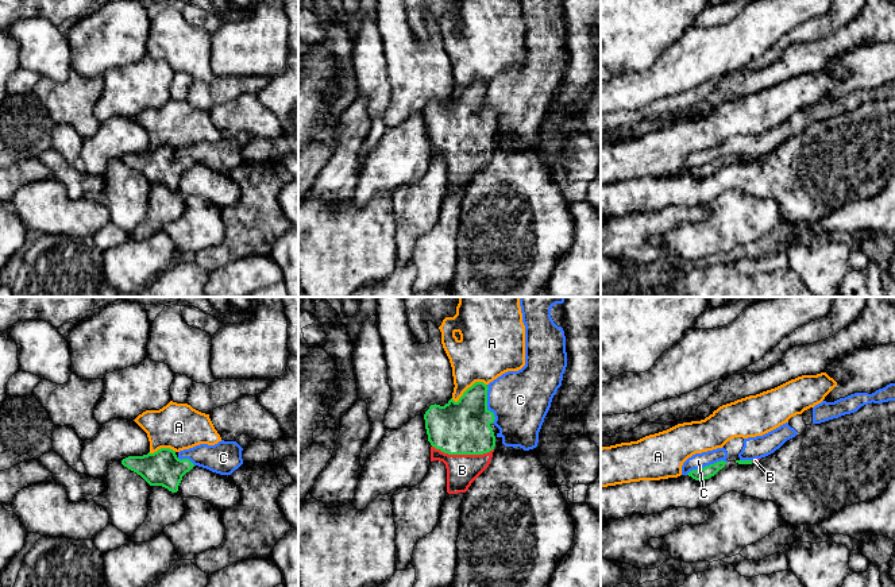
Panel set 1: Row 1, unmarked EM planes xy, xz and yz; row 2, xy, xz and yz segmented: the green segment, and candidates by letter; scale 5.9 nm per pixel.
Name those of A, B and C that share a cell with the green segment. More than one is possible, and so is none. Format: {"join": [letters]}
{"join": ["B"]}

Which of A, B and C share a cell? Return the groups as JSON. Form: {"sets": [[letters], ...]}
{"sets": [["A"], ["B"], ["C"]]}

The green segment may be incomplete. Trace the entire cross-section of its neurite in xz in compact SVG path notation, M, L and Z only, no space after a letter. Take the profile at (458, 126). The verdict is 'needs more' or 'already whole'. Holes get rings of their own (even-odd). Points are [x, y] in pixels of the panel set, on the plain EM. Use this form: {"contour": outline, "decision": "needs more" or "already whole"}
{"contour": "M475 80L455 100L452 96L444 103L431 103L424 112L428 139L431 140L431 159L439 158L447 166L447 190L466 190L471 181L489 165L495 144L495 134L490 124L495 115L487 107L487 82Z", "decision": "needs more"}

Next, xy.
{"contour": "M170 146L143 154L128 154L121 162L140 173L150 184L162 184L171 190L178 189L182 174L194 165L189 157L178 157Z", "decision": "already whole"}

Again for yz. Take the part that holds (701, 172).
{"contour": "M721 158L703 166L693 167L687 173L695 178L705 178L714 174L720 167L725 165L726 159Z", "decision": "already whole"}

